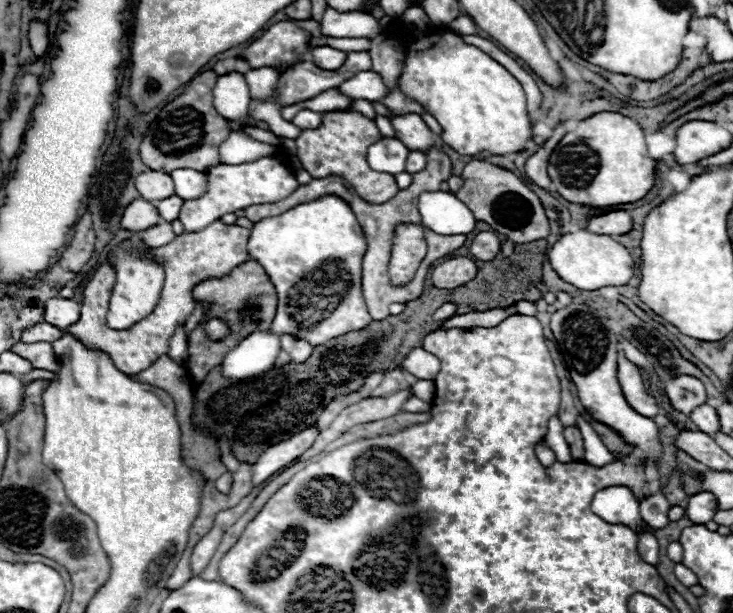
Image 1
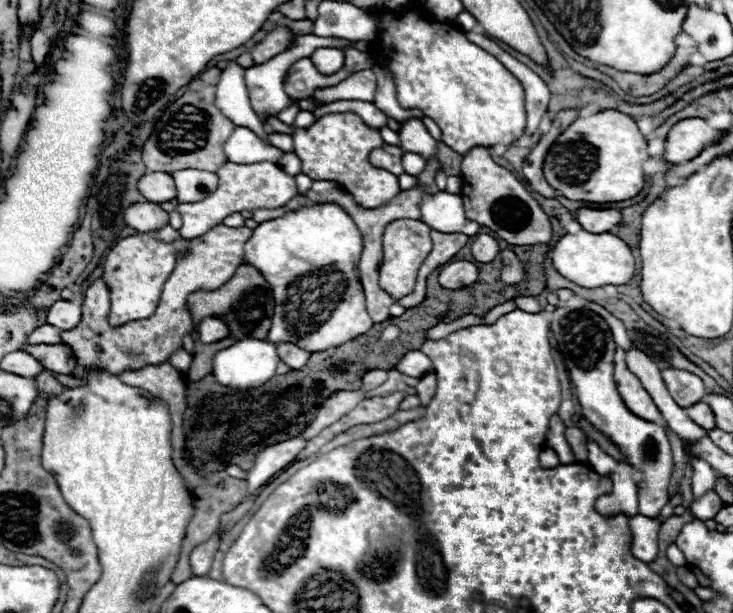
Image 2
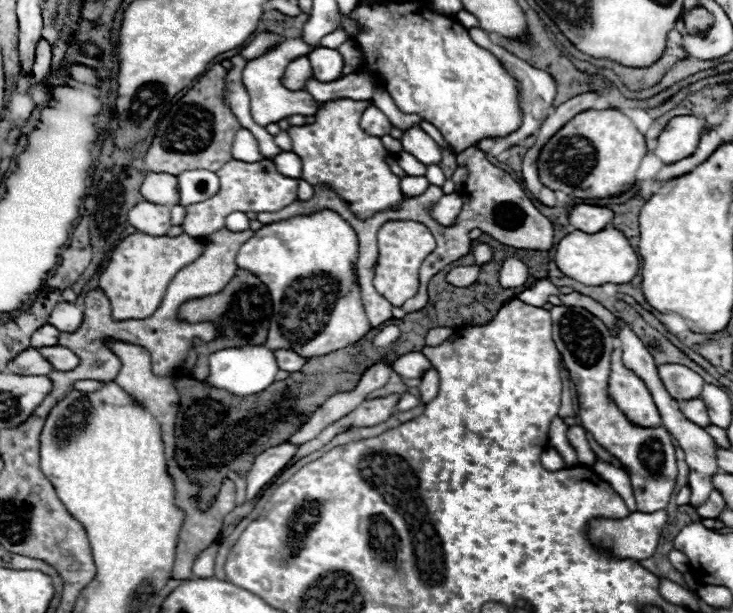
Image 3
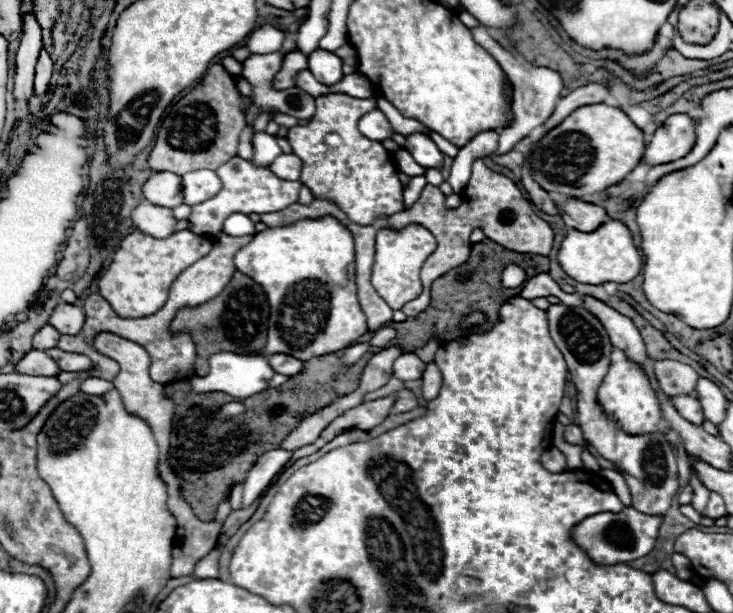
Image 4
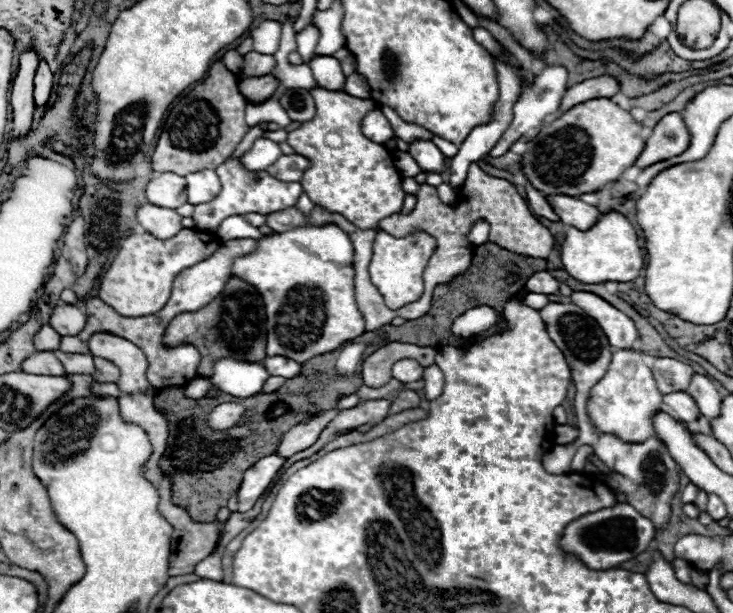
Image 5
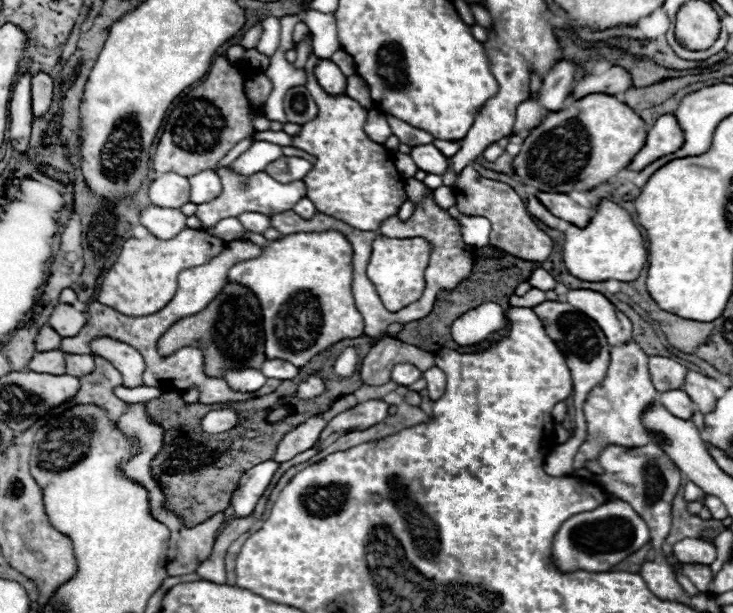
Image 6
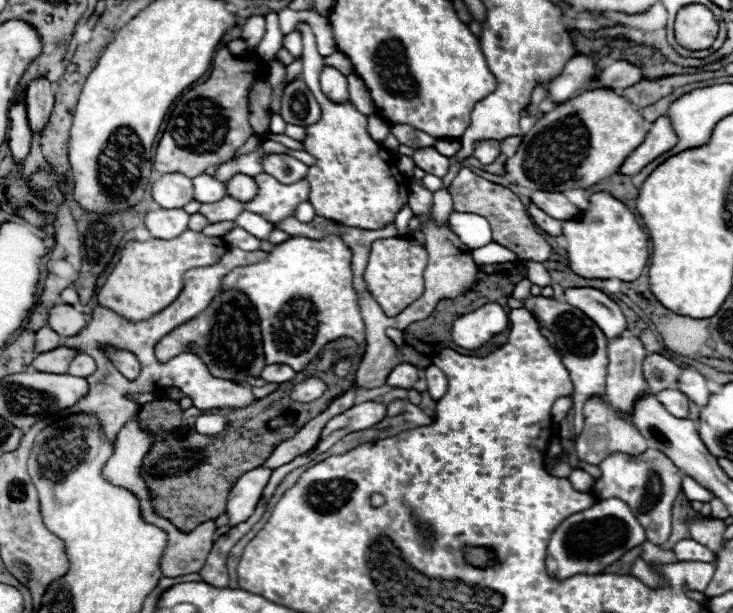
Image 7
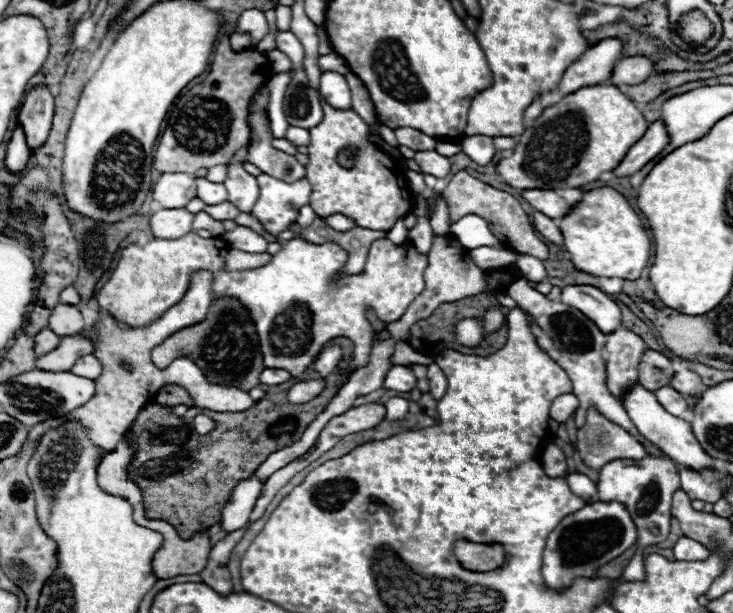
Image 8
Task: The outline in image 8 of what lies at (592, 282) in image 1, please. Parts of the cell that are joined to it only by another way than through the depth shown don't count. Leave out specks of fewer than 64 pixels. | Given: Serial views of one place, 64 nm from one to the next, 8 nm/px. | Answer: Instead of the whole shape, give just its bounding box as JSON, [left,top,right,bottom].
[560,188,650,280]

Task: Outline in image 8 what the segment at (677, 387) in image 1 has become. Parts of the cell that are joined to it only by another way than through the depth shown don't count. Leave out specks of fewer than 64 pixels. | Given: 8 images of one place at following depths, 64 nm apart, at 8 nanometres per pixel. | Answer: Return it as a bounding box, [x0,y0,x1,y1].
[638,350,674,390]

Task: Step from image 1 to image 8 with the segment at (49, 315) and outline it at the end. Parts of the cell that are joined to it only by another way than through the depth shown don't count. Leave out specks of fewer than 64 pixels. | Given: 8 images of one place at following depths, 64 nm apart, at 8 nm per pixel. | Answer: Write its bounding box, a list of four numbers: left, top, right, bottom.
[48,304,86,336]

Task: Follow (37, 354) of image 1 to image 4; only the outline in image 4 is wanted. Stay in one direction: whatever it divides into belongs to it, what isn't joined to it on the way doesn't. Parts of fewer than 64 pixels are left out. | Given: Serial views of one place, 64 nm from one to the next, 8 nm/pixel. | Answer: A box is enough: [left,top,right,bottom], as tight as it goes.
[48,348,90,372]

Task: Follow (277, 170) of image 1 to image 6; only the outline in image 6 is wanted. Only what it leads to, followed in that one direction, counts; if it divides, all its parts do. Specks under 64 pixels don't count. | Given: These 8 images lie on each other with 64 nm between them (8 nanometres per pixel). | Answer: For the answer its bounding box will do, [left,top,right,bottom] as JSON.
[196,166,306,228]

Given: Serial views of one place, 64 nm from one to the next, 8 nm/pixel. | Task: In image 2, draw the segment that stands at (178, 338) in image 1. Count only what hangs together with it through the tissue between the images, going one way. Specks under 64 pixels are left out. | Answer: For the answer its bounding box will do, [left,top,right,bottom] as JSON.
[170,349,192,375]

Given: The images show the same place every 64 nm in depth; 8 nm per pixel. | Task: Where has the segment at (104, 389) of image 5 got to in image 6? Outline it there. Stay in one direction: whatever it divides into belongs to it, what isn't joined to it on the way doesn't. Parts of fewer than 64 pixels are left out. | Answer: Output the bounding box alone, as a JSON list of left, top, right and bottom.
[114,386,162,403]

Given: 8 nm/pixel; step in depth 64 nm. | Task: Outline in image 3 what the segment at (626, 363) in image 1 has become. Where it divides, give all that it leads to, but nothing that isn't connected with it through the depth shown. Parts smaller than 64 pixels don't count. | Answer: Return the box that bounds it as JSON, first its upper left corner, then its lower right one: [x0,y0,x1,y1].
[610,350,660,426]

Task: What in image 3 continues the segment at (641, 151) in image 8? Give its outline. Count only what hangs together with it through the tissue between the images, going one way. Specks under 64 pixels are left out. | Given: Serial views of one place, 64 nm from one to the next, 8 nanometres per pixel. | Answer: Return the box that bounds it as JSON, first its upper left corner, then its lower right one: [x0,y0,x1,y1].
[654,116,708,164]

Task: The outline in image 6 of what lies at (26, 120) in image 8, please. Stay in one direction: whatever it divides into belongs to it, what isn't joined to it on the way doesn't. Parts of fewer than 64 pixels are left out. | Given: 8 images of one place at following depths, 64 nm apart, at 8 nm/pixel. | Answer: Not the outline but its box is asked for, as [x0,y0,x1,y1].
[32,72,52,116]

